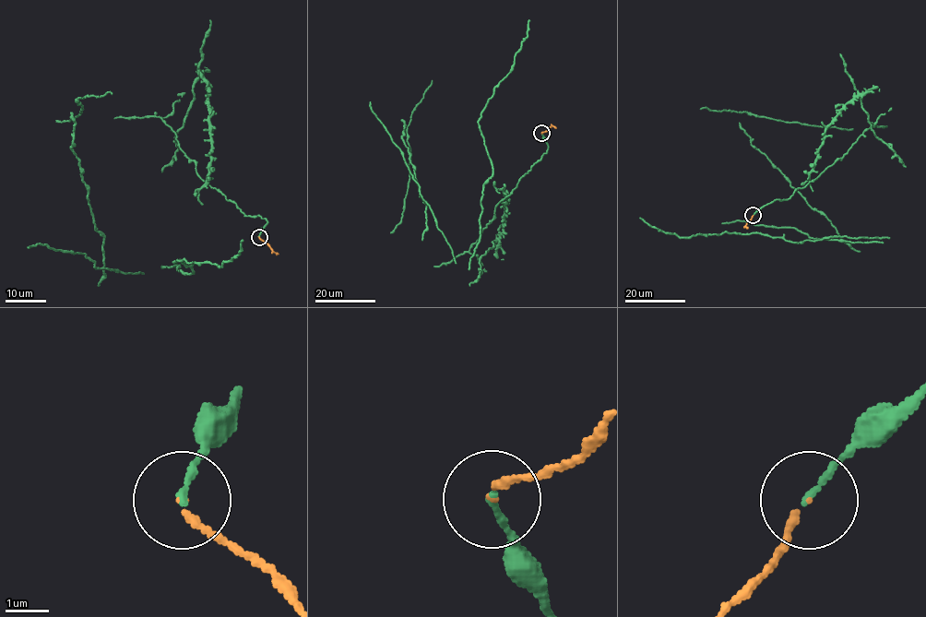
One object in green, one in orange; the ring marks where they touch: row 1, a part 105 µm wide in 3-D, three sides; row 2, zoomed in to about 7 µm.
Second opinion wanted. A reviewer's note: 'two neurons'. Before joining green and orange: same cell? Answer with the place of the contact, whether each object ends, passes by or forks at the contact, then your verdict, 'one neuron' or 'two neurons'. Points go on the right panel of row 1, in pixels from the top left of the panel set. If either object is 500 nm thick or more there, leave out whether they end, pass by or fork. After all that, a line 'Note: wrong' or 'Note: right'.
place (753, 215); green ends; orange ends; one neuron
Note: wrong

